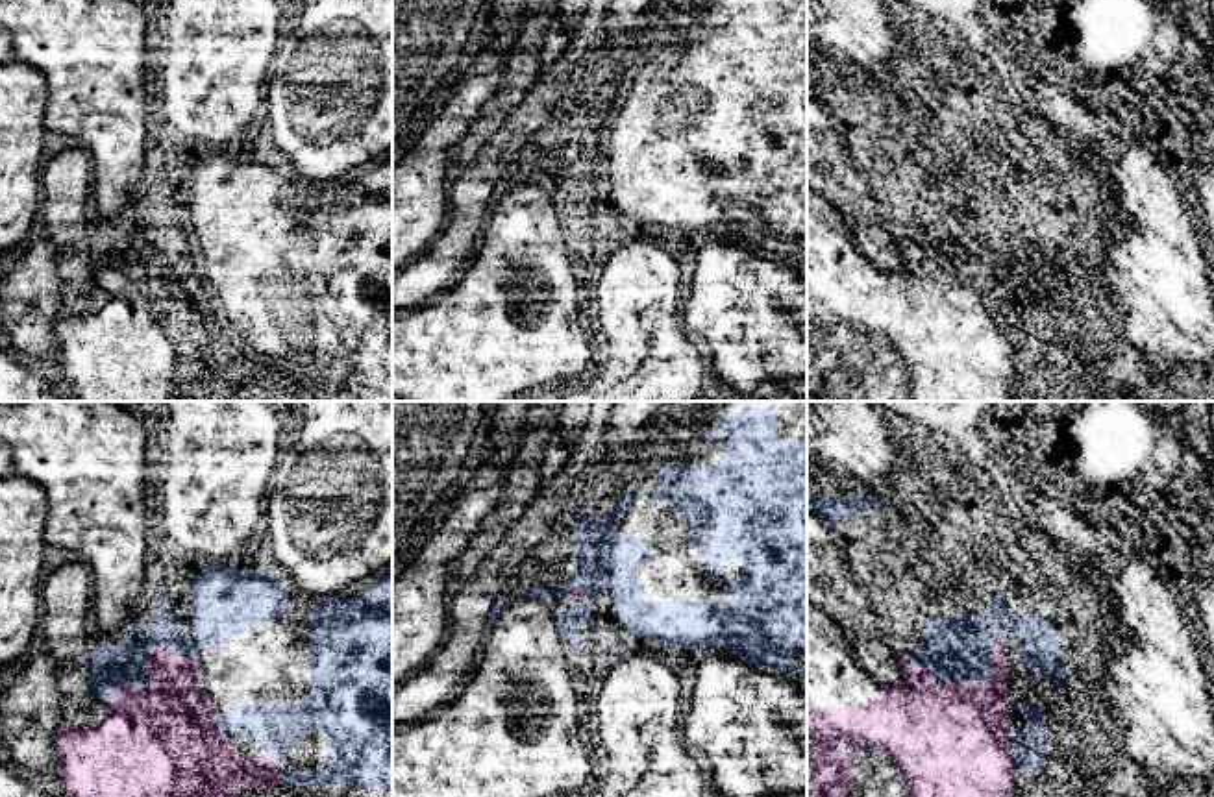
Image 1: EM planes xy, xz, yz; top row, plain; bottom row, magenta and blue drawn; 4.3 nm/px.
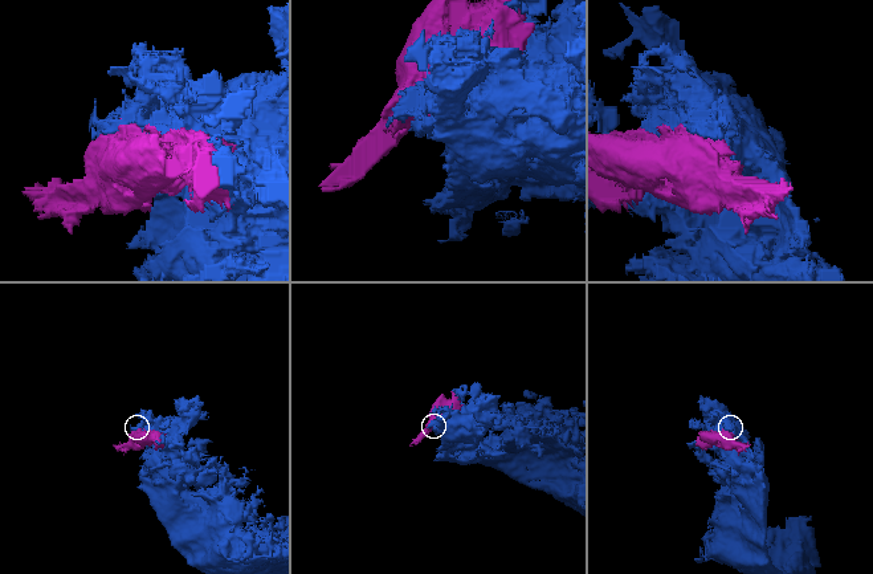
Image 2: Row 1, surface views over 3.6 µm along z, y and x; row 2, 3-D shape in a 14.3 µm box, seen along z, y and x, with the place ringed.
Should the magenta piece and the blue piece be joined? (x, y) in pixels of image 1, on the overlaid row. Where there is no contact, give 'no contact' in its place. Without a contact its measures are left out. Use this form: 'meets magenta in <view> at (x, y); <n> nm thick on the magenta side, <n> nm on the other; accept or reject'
meets magenta in yz at (972, 681); 460 nm thick on the magenta side, 300 nm on the other; reject

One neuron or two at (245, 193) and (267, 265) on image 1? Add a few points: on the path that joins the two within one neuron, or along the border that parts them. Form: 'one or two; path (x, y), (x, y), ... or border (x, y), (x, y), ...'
one; path (245, 211), (248, 224), (265, 246)

